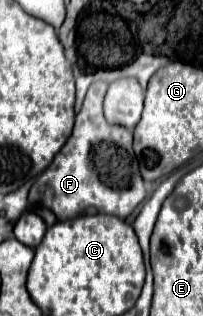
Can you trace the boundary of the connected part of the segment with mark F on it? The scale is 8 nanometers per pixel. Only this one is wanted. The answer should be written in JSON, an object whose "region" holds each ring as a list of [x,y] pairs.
{"region":[[[95,82],[89,86],[69,140],[53,158],[49,168],[37,178],[35,186],[27,196],[29,204],[49,208],[57,216],[57,220],[75,218],[87,208],[97,208],[99,212],[127,218],[147,194],[131,148],[133,132],[123,126],[107,124],[103,116],[101,102],[105,90],[105,82]]]}

